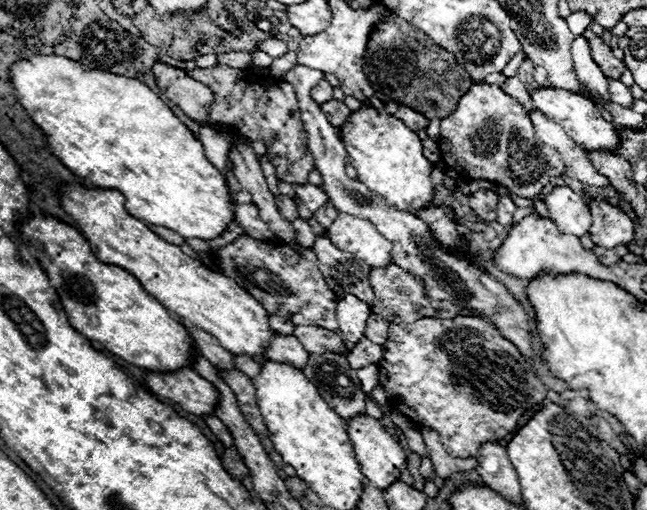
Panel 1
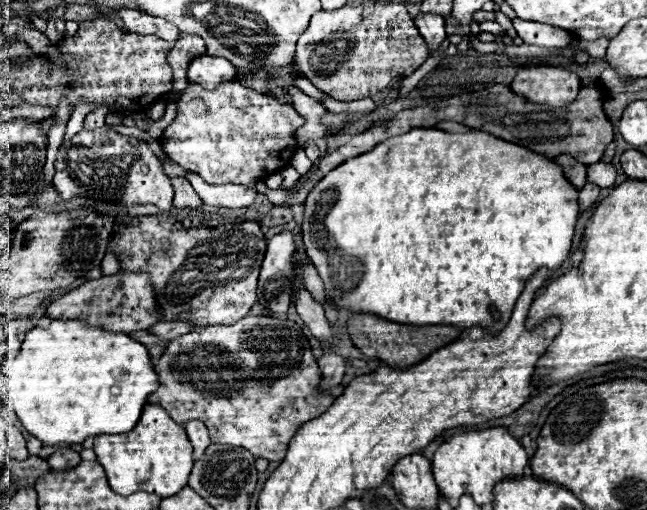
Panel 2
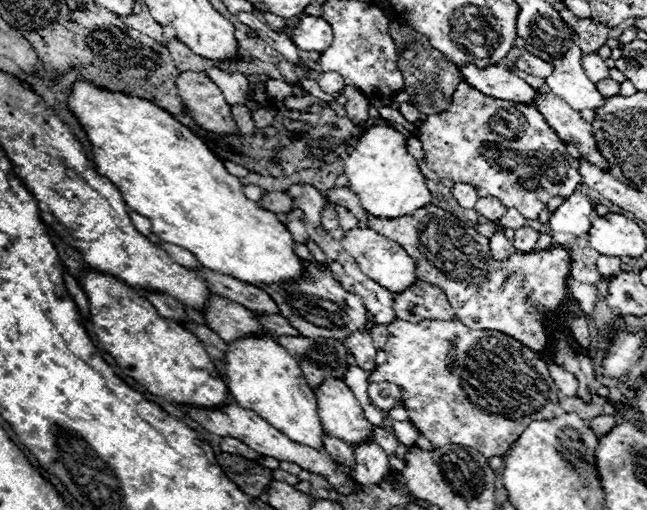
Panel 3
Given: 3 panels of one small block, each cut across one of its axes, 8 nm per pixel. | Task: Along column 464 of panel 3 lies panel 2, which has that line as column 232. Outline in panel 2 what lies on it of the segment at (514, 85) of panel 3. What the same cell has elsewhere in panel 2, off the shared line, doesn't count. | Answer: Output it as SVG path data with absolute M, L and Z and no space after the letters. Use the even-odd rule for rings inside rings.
M198 56L188 66L188 82L200 84L202 88L218 88L224 82L236 80L238 70L226 58Z

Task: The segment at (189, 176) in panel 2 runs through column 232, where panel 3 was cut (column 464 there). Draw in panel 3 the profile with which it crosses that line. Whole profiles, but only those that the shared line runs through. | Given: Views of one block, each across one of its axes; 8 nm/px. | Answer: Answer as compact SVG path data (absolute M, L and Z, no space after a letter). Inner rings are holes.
M454 184L450 190L462 208L474 208L476 206L478 194L470 184Z

